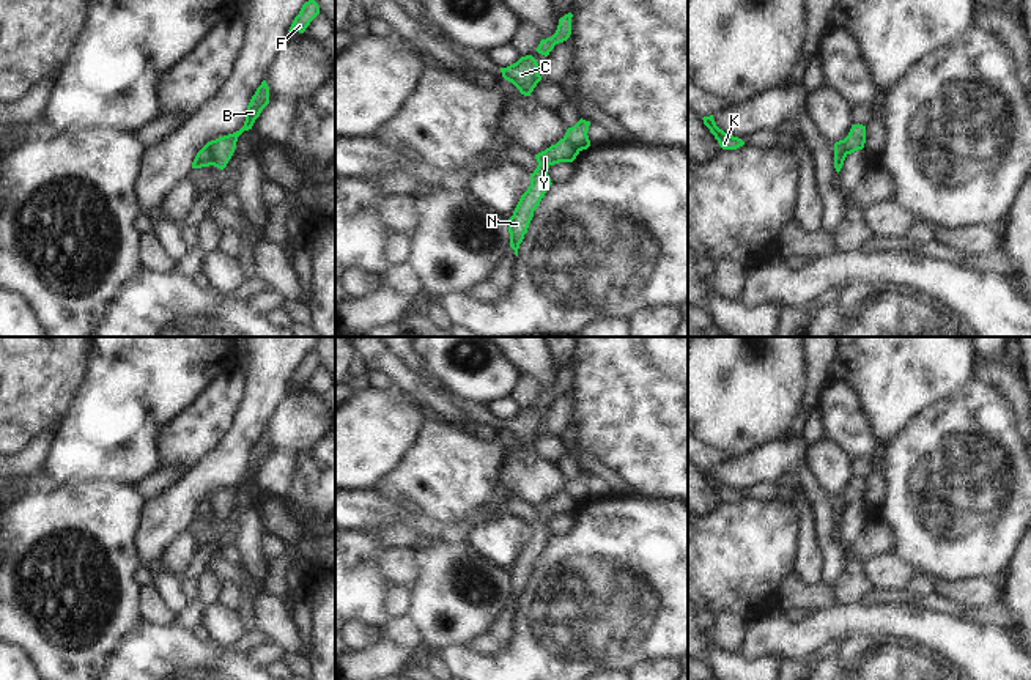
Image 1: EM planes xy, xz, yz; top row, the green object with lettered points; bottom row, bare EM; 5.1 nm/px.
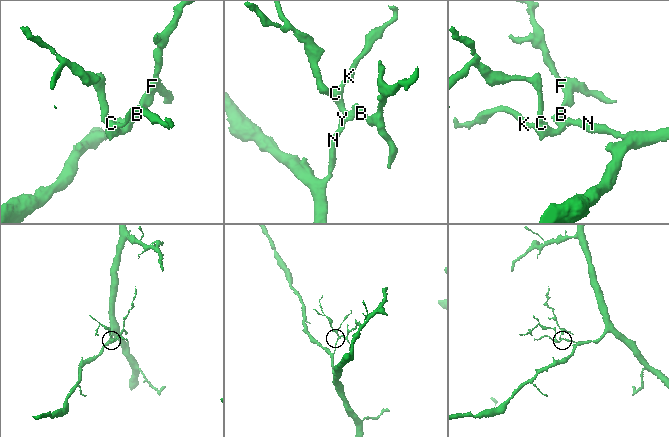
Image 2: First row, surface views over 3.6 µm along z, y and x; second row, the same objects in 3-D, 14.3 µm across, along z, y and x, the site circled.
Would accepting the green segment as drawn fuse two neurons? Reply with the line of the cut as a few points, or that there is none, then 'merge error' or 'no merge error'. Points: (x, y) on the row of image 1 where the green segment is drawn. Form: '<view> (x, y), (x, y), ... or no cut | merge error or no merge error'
xy (214, 140), (211, 144), (210, 164) | merge error

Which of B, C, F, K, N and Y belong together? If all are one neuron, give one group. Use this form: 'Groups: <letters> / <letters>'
Groups: B F / C K N Y.

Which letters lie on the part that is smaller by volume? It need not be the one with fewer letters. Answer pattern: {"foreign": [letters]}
{"foreign": ["B", "F"]}

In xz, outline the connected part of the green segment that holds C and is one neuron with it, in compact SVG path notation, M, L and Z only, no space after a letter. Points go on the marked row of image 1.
M532 55L521 57L516 63L501 68L502 77L512 82L521 94L530 96L541 80L538 63Z

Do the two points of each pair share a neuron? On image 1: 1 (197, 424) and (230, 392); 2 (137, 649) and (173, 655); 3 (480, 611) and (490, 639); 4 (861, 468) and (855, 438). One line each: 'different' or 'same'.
1: same
2: same
3: different
4: different

